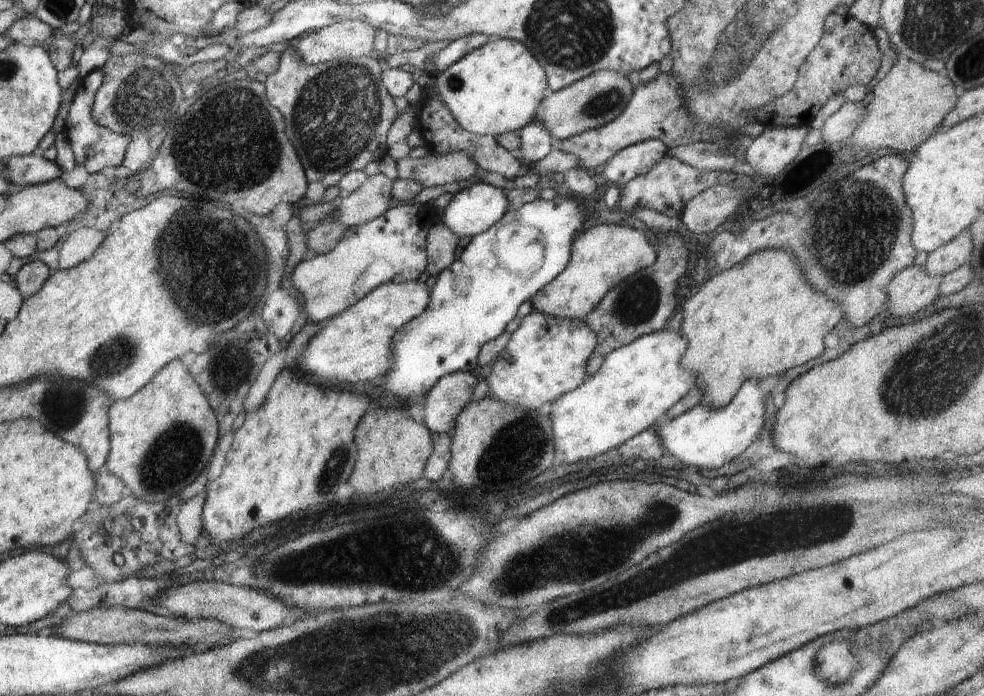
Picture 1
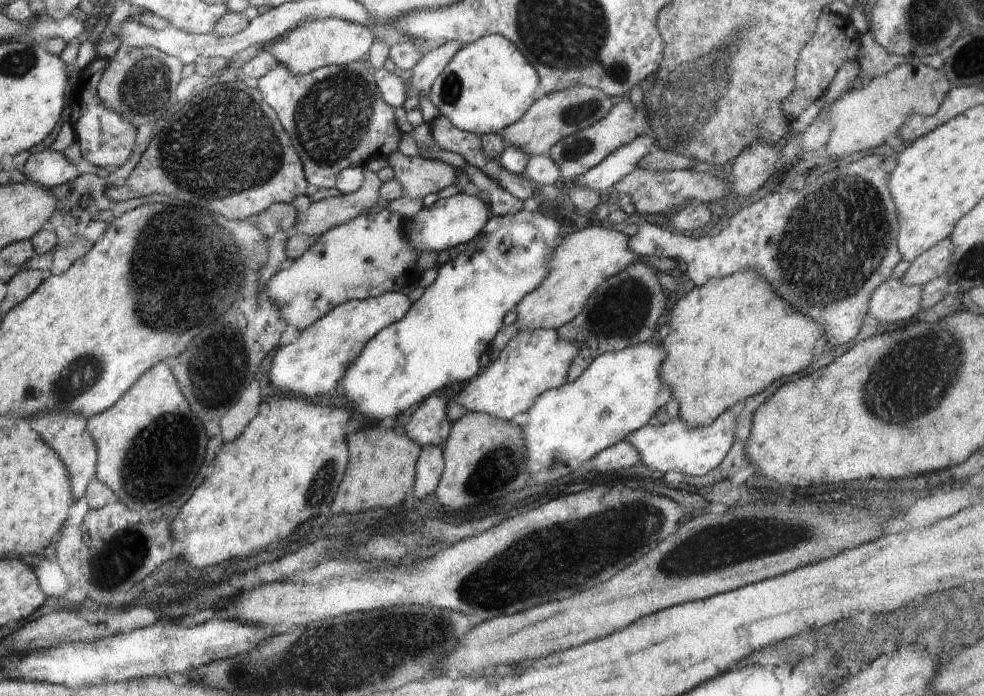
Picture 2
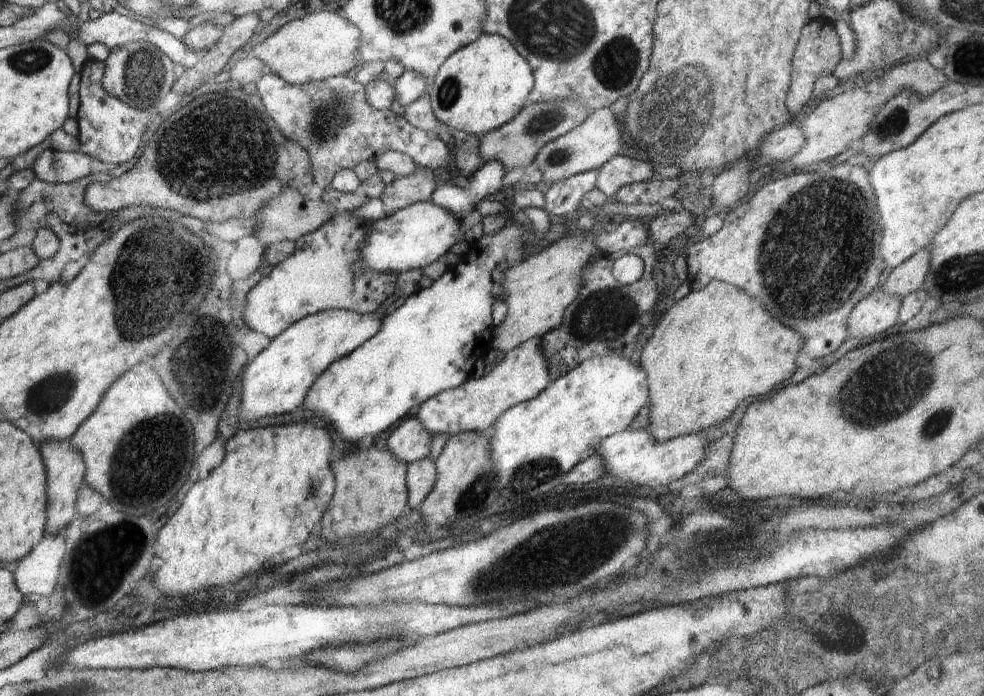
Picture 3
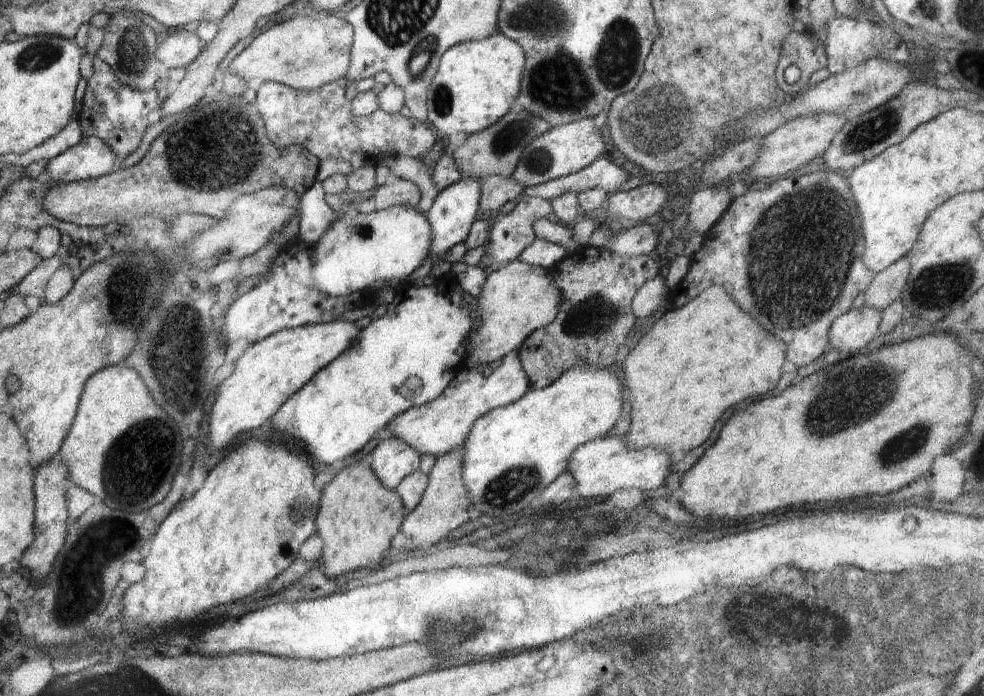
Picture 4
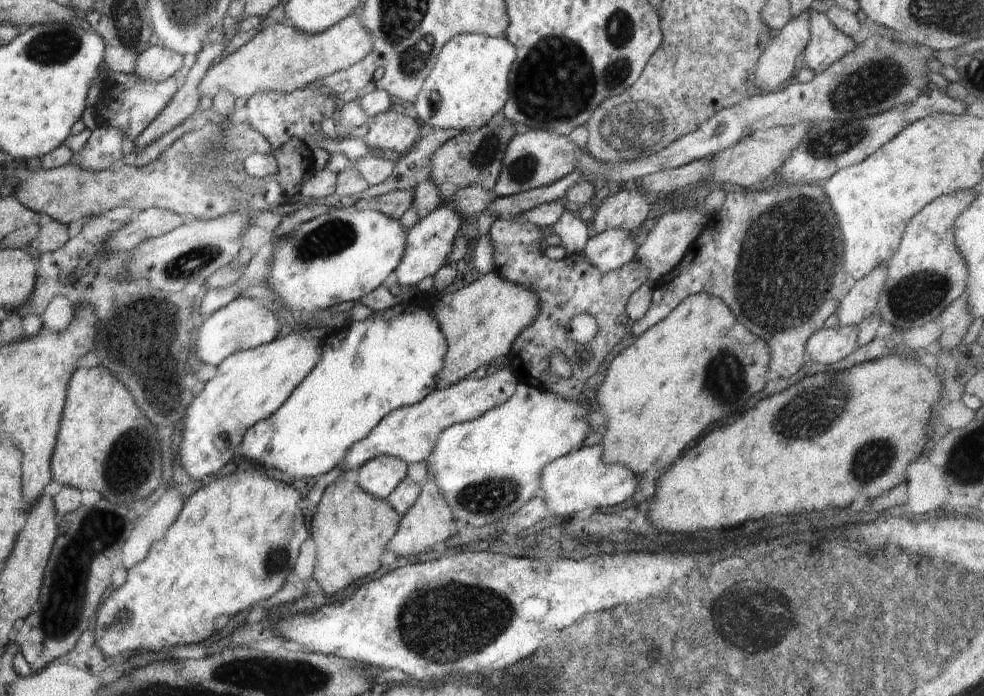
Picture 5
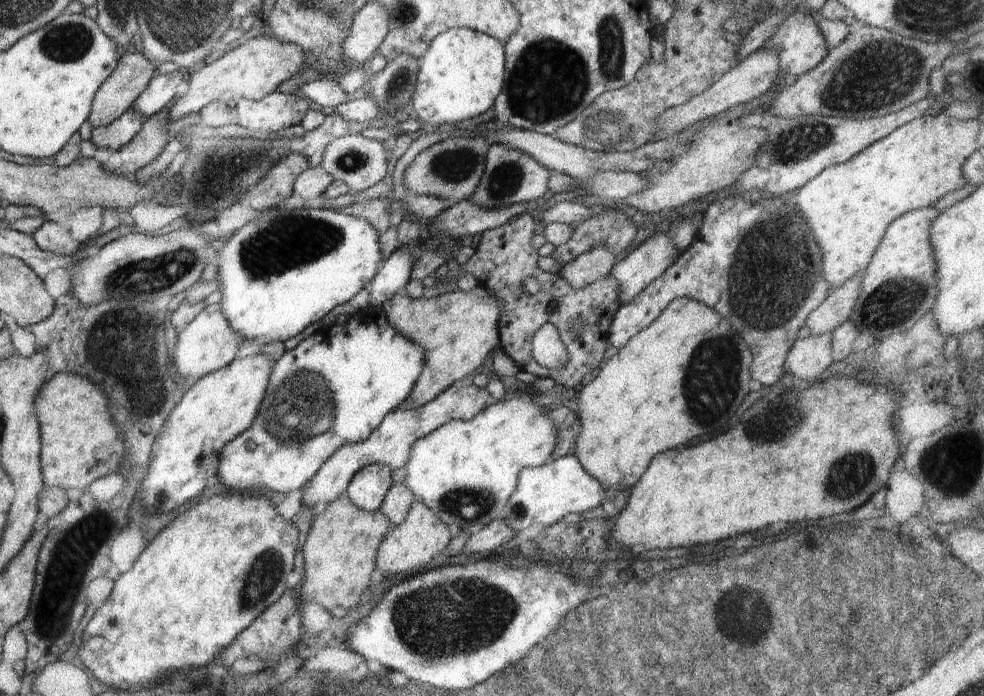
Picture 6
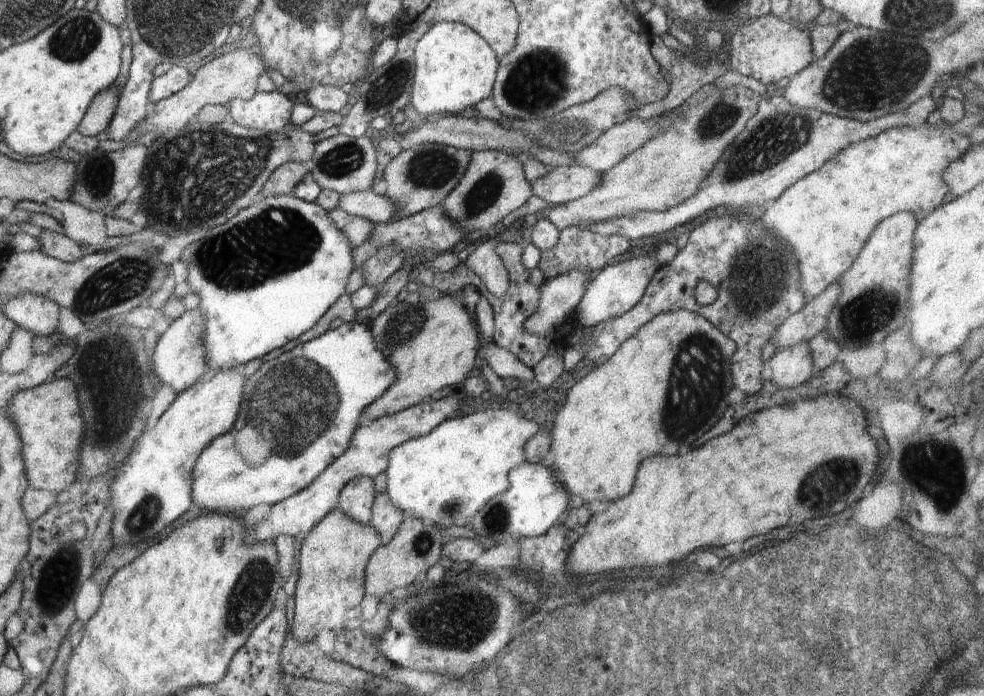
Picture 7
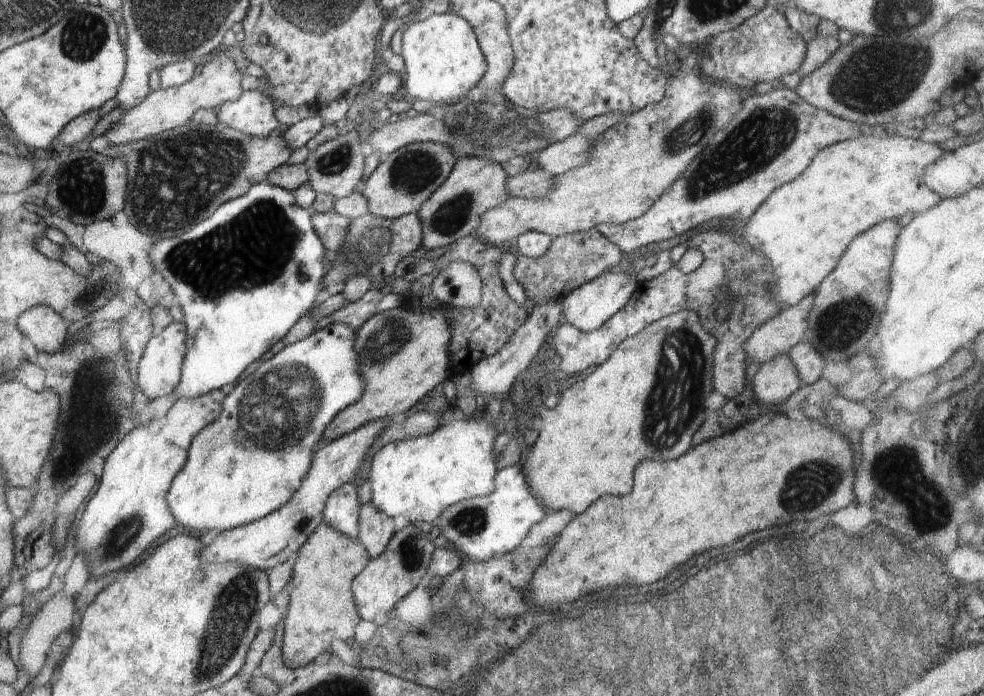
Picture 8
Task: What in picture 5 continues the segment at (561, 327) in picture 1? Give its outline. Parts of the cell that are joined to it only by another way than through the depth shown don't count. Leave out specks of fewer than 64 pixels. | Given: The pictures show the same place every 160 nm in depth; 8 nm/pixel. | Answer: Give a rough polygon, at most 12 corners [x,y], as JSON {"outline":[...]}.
{"outline":[[497,372],[433,388],[391,410],[343,458],[427,460],[438,435],[504,404],[519,380]]}

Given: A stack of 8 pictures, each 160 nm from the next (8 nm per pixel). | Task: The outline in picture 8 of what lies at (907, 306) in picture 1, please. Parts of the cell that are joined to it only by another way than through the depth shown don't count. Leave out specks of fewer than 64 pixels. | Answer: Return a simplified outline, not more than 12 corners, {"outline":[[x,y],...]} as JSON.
{"outline":[[788,353],[761,364],[755,399],[779,406],[801,388]]}

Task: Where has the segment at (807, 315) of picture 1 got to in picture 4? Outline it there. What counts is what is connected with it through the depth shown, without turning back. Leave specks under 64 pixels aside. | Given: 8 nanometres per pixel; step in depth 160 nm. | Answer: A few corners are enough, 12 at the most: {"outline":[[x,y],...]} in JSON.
{"outline":[[724,287],[665,311],[619,371],[634,450],[704,444],[776,388],[787,344]]}

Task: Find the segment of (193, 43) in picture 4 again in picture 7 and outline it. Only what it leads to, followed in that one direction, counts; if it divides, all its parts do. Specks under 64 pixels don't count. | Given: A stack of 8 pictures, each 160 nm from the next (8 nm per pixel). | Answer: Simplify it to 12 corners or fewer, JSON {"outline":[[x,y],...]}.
{"outline":[[114,85],[92,99],[79,133],[95,137],[106,132],[119,94]]}

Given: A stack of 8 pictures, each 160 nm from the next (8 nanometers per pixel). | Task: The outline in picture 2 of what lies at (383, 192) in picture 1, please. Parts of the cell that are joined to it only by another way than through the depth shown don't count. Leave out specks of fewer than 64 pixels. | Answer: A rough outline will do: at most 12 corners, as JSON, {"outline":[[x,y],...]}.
{"outline":[[363,169],[352,194],[297,212],[297,232],[321,235],[380,205],[382,182]]}

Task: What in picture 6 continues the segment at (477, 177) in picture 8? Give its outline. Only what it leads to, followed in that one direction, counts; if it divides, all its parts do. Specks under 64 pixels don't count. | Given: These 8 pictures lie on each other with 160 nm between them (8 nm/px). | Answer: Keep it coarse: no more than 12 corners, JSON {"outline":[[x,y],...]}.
{"outline":[[492,143],[471,199],[498,208],[545,197],[551,171]]}

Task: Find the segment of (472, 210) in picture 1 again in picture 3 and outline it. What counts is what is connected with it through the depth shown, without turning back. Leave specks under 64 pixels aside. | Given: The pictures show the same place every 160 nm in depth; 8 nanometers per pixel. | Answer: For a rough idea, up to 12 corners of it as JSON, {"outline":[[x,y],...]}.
{"outline":[[431,200],[372,222],[361,250],[378,272],[424,269],[465,233]]}

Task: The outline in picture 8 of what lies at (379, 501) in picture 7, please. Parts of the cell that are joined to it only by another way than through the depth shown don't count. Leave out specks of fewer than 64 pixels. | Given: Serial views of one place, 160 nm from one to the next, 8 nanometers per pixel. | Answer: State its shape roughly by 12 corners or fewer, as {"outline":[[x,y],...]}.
{"outline":[[372,502],[361,506],[358,540],[370,558],[395,533],[393,519]]}

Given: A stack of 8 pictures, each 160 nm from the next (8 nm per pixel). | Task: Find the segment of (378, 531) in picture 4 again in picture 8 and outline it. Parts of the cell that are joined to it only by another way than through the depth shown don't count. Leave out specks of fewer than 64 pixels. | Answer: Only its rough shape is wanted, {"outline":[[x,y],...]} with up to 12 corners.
{"outline":[[322,521],[299,548],[284,662],[354,641],[370,556]]}

